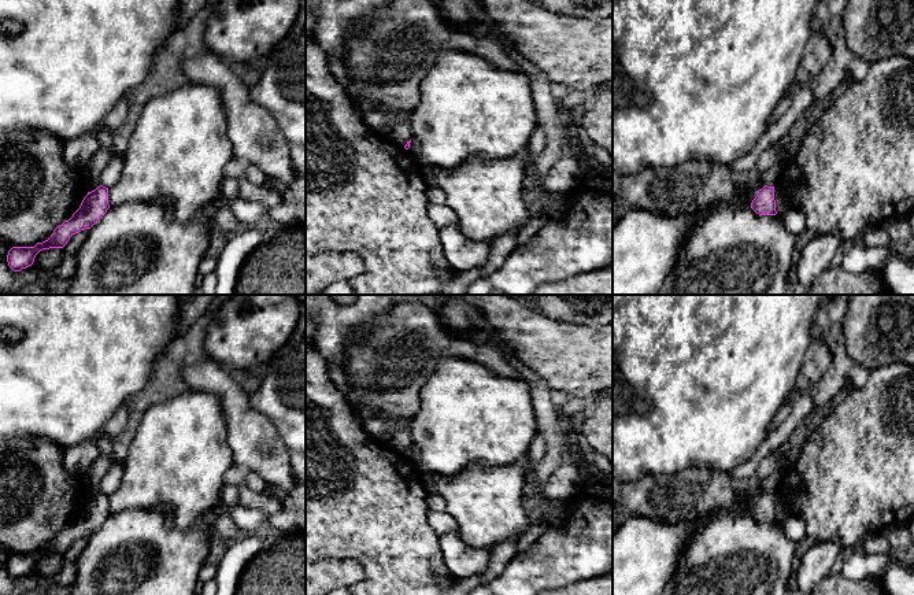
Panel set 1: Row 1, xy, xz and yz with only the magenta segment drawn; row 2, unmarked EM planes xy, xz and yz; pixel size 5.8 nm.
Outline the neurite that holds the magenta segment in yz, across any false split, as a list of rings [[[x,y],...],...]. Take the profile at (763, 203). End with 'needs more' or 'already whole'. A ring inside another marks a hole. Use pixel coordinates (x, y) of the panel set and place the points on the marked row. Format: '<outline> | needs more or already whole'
[[[765,185],[759,189],[751,208],[759,215],[776,215],[774,186]]] | already whole

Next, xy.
[[[100,185],[88,192],[79,208],[69,221],[59,225],[51,237],[34,247],[12,247],[7,262],[14,271],[21,271],[33,265],[36,255],[42,250],[63,248],[70,237],[81,230],[90,229],[110,208],[108,188]]] | already whole

